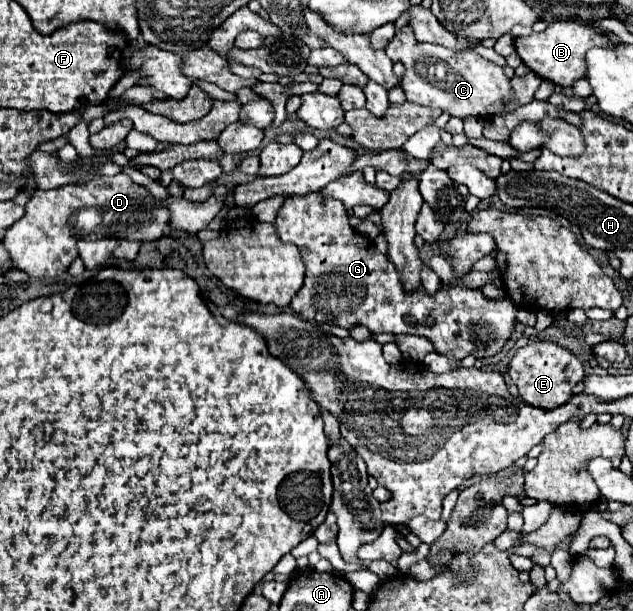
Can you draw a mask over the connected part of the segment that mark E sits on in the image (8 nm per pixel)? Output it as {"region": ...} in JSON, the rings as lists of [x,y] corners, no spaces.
{"region":[[[534,339],[526,347],[518,349],[508,369],[508,375],[516,383],[522,399],[540,409],[556,409],[558,405],[564,405],[572,397],[572,389],[584,373],[584,363],[572,351],[540,339]]]}

